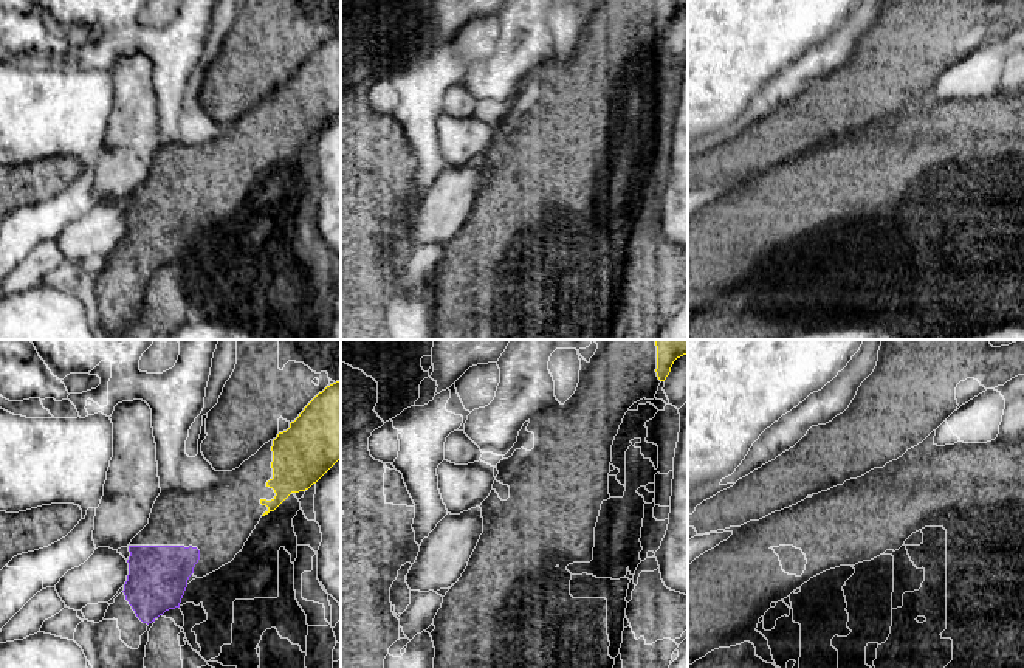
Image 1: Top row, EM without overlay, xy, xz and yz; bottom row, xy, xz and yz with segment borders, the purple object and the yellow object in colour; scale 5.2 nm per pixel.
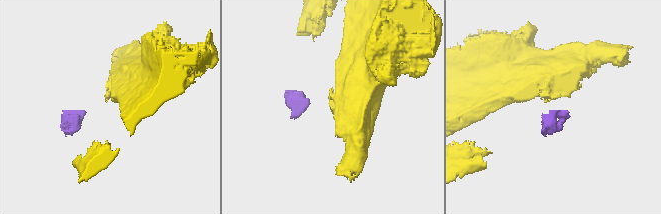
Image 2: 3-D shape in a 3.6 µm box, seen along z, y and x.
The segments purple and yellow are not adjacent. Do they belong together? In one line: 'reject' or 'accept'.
accept

